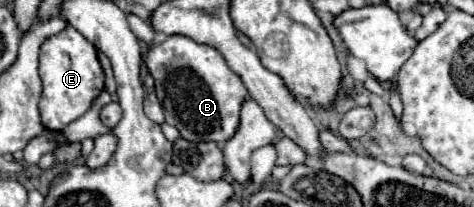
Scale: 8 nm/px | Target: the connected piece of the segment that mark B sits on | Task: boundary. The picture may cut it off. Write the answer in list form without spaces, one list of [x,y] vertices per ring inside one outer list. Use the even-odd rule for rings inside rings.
[[[171,35],[147,53],[147,69],[155,77],[155,93],[163,105],[165,121],[187,141],[229,141],[239,127],[239,111],[249,93],[227,67],[223,55],[185,35]]]

